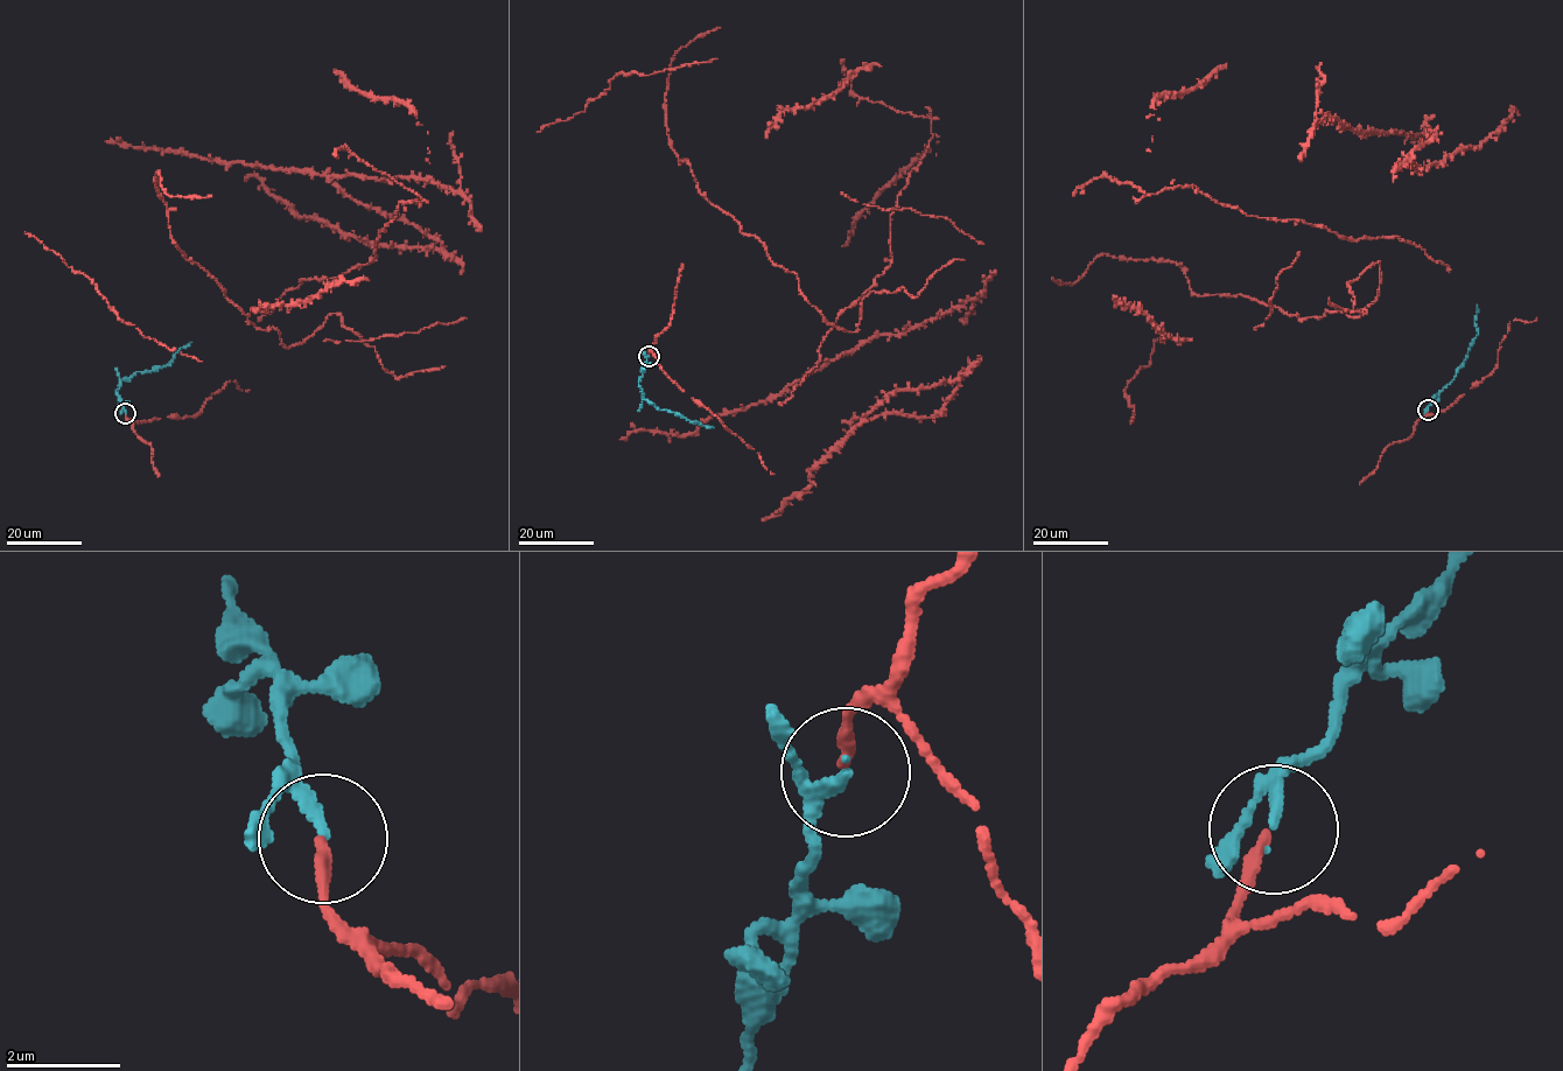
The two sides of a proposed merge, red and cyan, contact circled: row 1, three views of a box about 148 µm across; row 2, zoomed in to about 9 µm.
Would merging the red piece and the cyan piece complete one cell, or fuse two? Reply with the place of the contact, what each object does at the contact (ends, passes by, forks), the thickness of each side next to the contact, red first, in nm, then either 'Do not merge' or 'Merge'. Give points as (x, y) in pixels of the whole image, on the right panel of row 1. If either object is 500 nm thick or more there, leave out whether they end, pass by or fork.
Place: (1428, 410). At the ring red ends. At the ring cyan ends. Thickness 190 nm (red) against 180 nm. Merge

